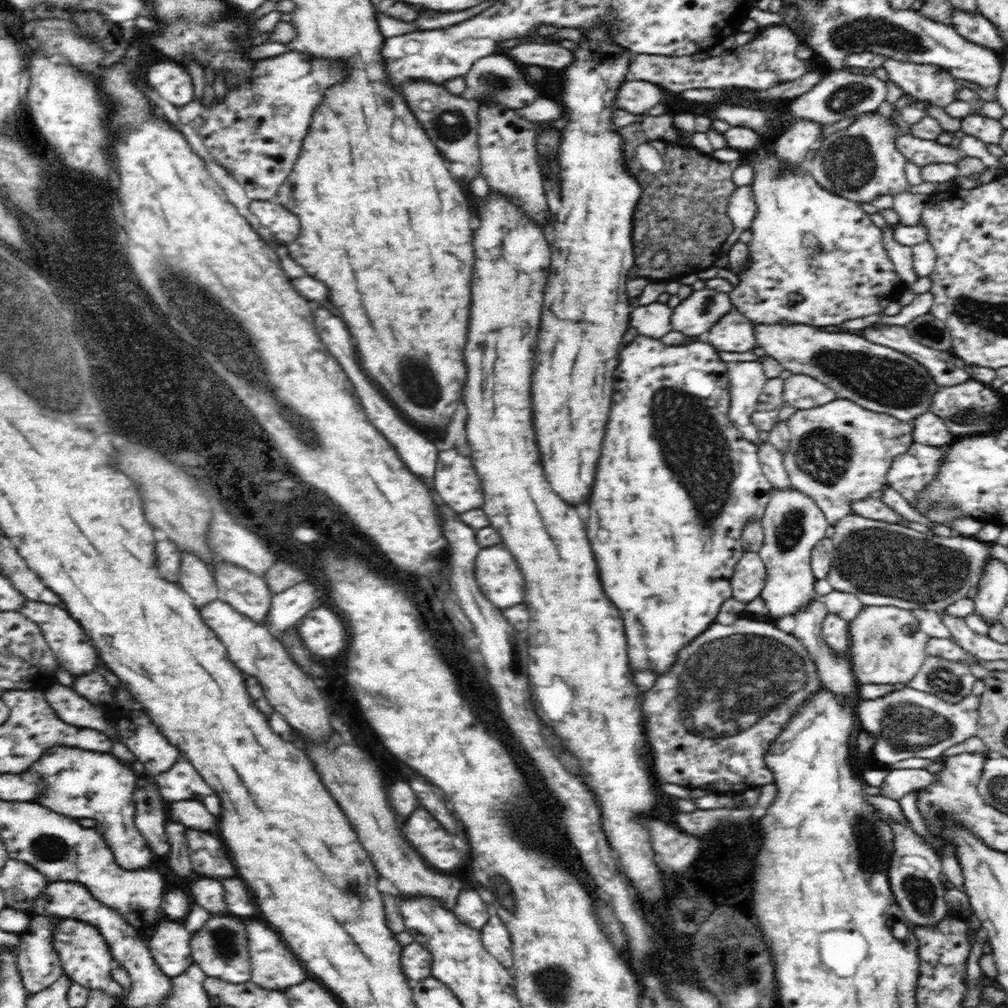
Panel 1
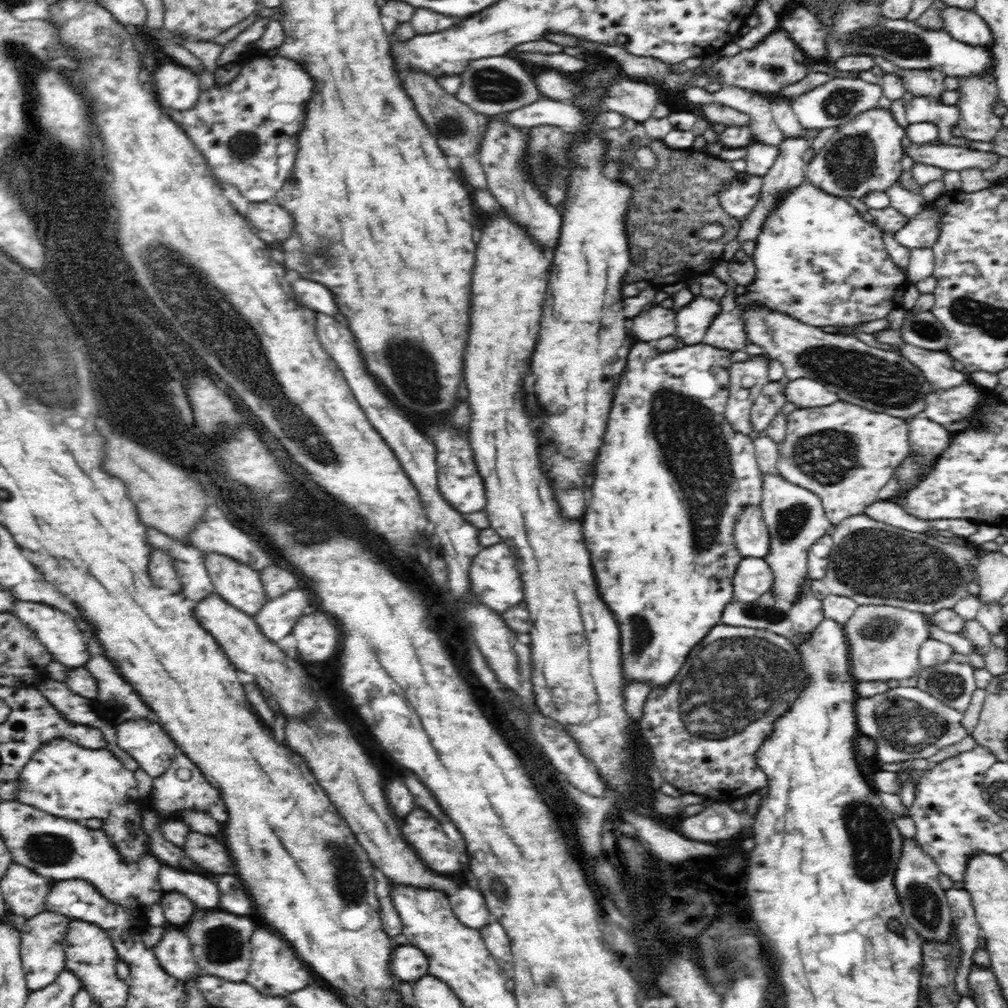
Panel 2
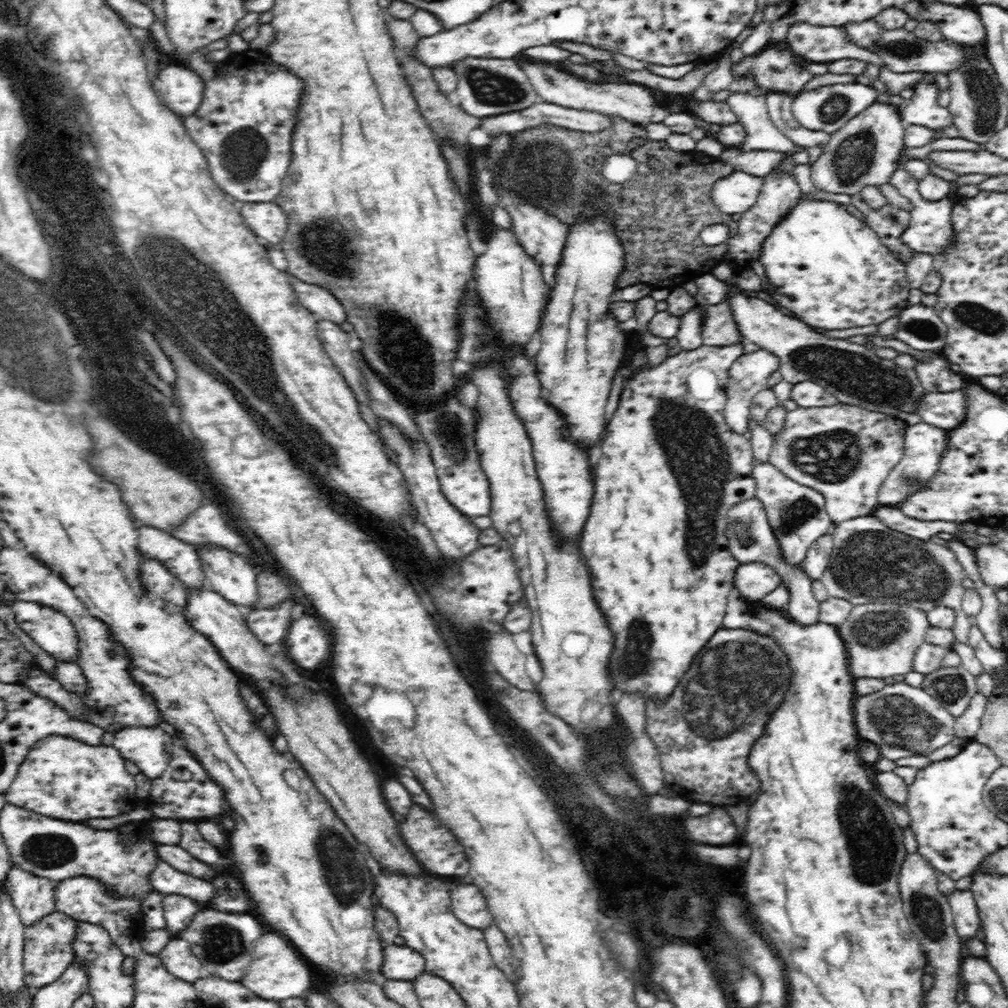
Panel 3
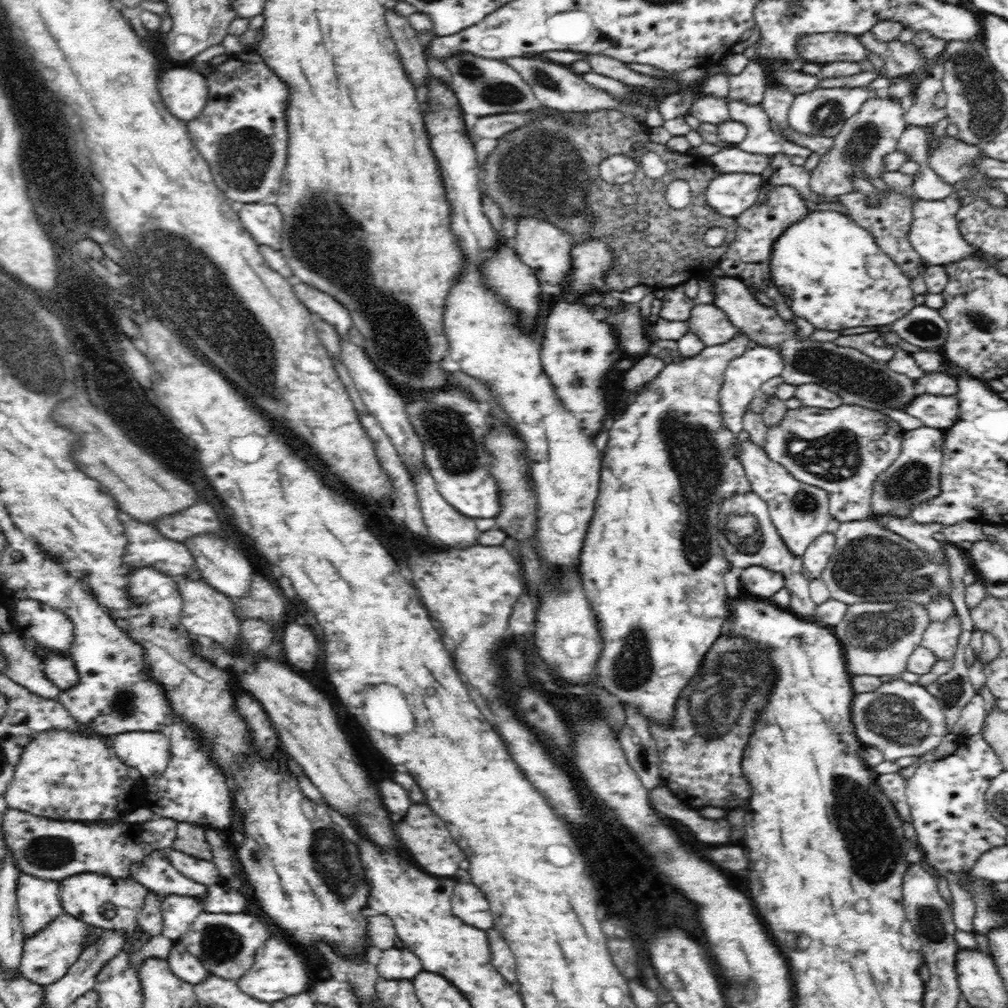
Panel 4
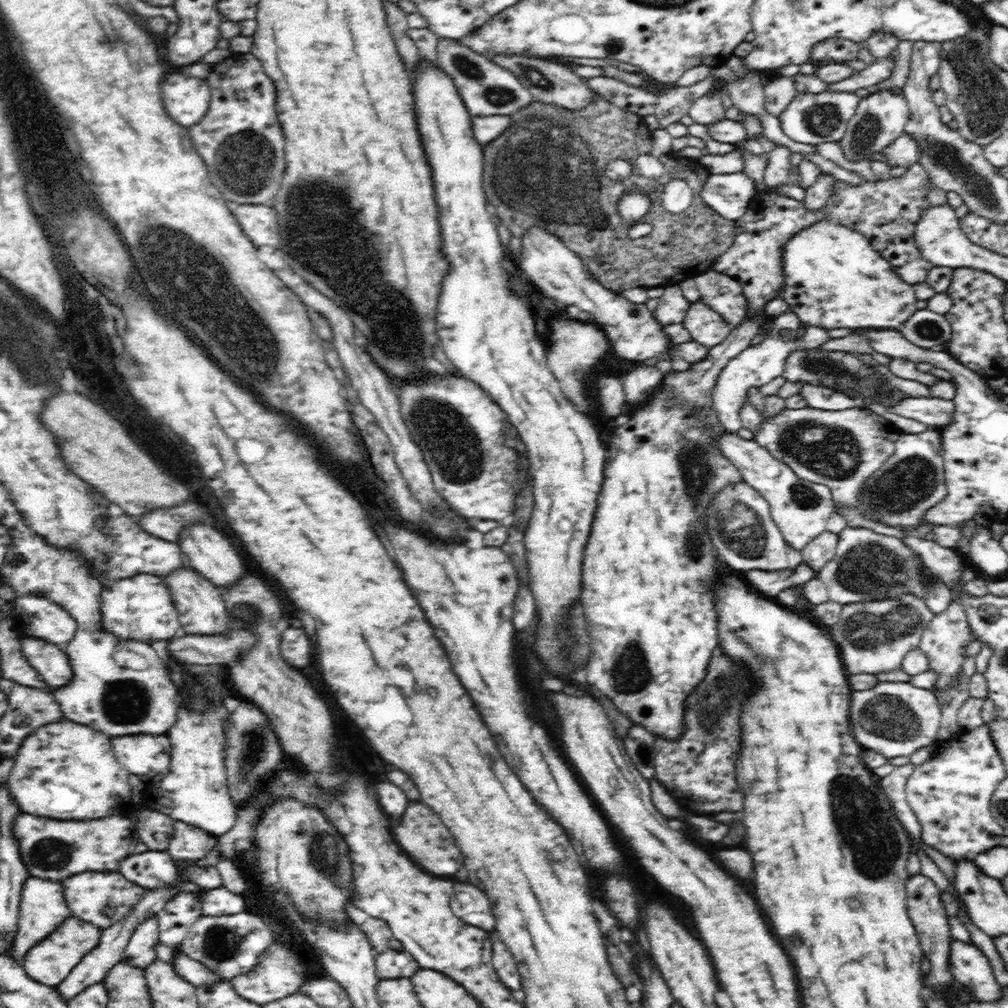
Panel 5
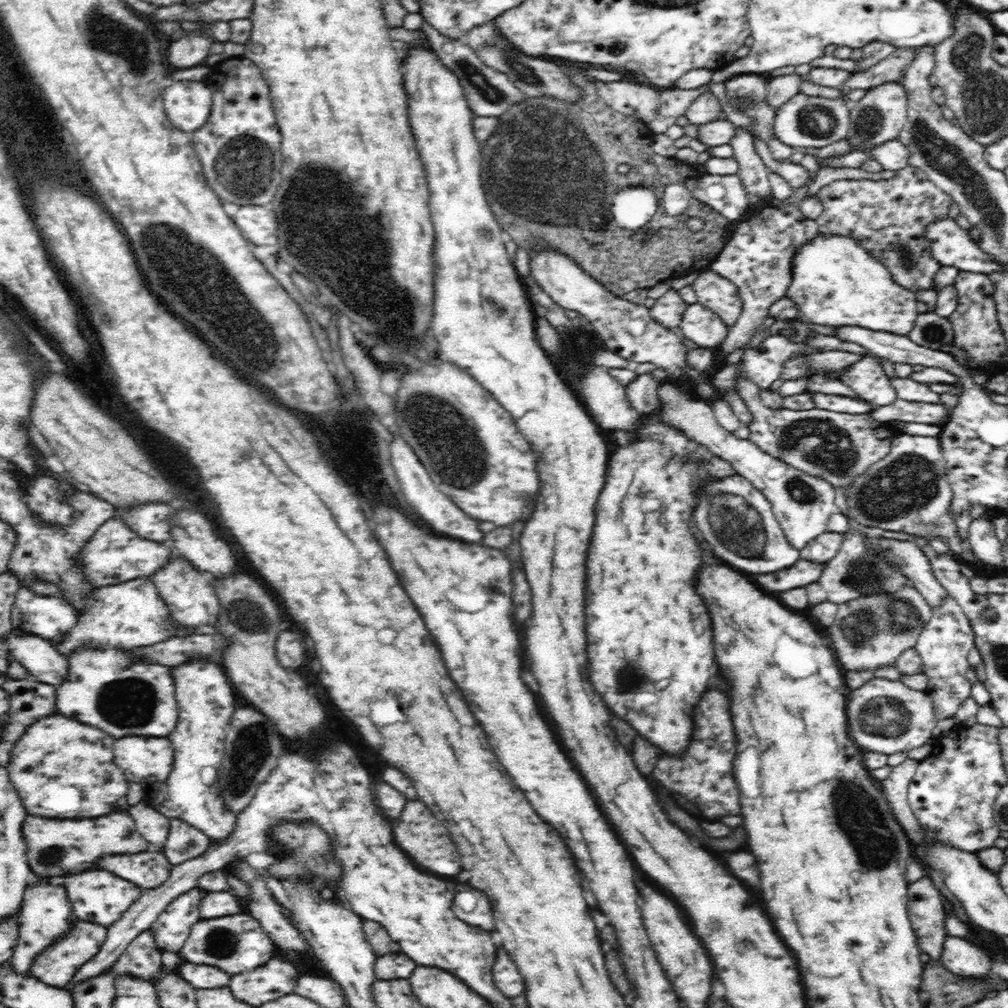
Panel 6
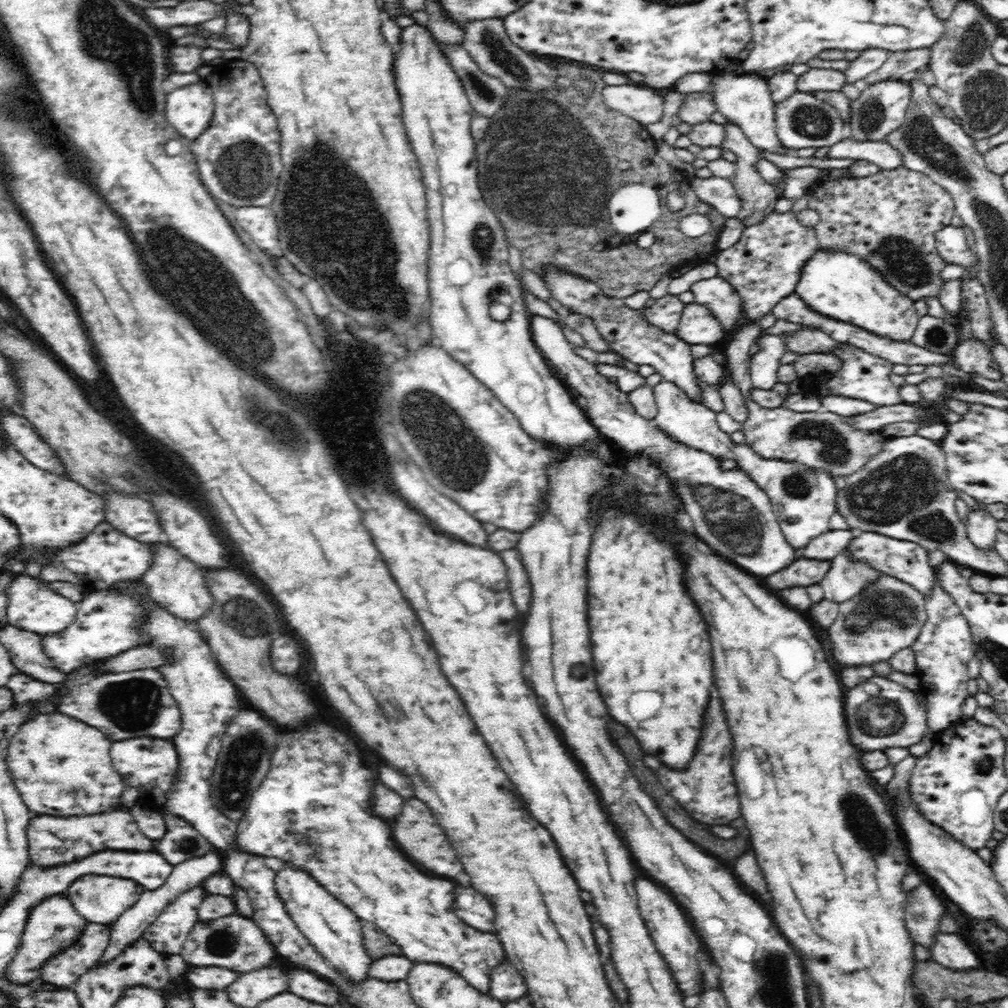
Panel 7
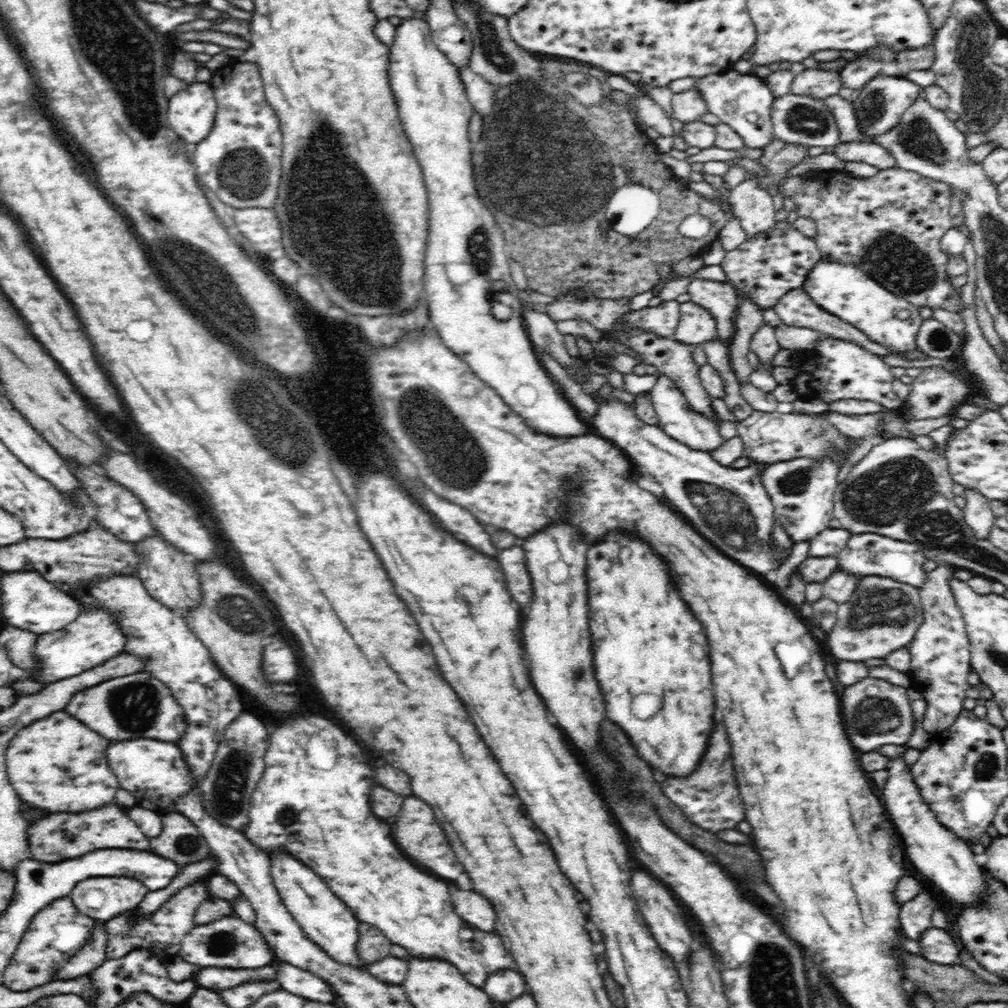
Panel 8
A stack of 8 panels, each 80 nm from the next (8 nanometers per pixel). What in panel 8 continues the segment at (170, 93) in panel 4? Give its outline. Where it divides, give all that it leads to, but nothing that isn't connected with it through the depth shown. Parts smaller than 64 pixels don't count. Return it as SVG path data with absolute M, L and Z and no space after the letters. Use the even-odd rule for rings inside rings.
M192 83L169 98L168 102L169 126L183 145L196 145L210 134L217 104L209 83Z

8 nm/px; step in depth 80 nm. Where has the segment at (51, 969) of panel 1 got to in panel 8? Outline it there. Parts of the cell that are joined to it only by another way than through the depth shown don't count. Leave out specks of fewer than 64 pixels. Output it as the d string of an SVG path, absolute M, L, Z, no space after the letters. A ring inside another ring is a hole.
M101 923L94 924L92 930L92 939L68 962L64 962L62 966L58 966L56 970L56 979L70 980L78 978L82 975L88 975L92 970L98 968L100 964L107 960L106 946L108 942L108 935Z

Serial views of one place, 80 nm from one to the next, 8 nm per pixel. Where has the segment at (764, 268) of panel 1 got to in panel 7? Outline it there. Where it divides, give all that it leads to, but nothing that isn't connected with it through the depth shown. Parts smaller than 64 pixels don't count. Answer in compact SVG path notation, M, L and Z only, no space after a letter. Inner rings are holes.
M819 248L803 266L794 293L798 294L810 309L827 318L848 322L896 342L911 340L920 319L914 307L914 300L898 292L864 260L844 252L824 251Z

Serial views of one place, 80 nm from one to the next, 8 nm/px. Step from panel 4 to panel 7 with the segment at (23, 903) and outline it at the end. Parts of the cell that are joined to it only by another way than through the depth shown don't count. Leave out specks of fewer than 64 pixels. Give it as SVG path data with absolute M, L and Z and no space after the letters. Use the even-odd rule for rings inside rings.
M66 893L54 894L42 900L38 906L34 906L26 918L26 926L21 936L21 944L15 952L14 958L5 969L5 978L12 984L30 984L30 982L41 982L40 968L46 960L56 956L58 952L73 946L84 932L89 921L78 914L72 901Z

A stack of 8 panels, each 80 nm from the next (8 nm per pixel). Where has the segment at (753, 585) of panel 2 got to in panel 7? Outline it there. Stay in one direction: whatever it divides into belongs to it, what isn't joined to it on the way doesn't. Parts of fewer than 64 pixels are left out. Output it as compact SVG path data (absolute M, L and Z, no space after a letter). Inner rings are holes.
M801 557L794 560L786 568L764 577L764 586L768 586L772 592L784 590L791 586L808 586L819 584L830 570L830 561L807 559Z

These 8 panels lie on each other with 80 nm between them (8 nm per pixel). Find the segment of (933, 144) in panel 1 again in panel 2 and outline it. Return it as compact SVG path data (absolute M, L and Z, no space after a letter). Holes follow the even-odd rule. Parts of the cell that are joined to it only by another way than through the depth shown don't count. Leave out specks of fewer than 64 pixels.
M911 142L907 148L907 154L915 163L958 172L968 168L988 170L998 162L999 158L999 154L994 151L985 152L955 145L916 144L915 142Z

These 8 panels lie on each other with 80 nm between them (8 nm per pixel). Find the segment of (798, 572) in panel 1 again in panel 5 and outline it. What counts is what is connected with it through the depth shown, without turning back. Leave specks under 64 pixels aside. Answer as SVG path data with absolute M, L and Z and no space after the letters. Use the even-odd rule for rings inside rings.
M724 431L717 438L717 447L742 478L769 502L773 521L792 548L801 551L808 542L826 531L826 522L836 511L830 487L798 477L790 466L772 457L768 449L754 439L742 439L736 433Z

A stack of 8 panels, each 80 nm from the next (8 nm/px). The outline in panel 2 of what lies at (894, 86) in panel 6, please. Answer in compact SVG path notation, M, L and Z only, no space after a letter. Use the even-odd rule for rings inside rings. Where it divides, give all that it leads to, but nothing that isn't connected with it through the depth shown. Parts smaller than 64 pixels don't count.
M875 108L858 114L844 123L806 165L806 181L812 183L827 194L842 197L851 201L863 199L870 192L886 192L892 186L898 186L898 179L902 172L900 160L902 147L900 142L904 138L905 129L898 124L890 109Z

